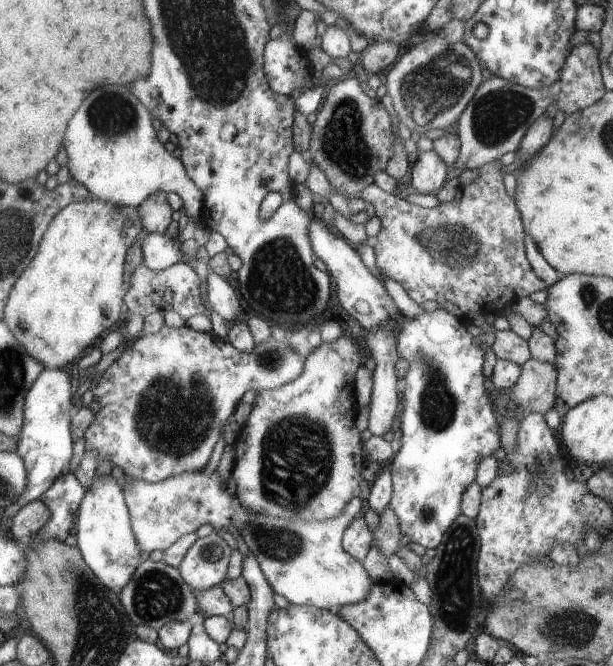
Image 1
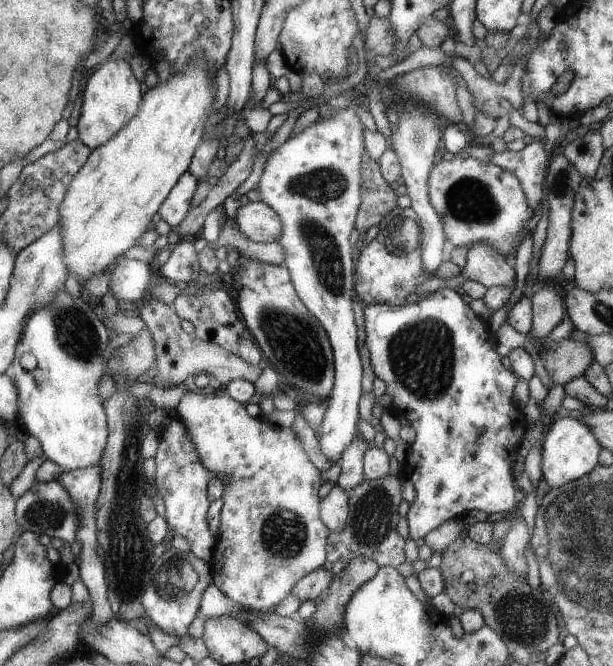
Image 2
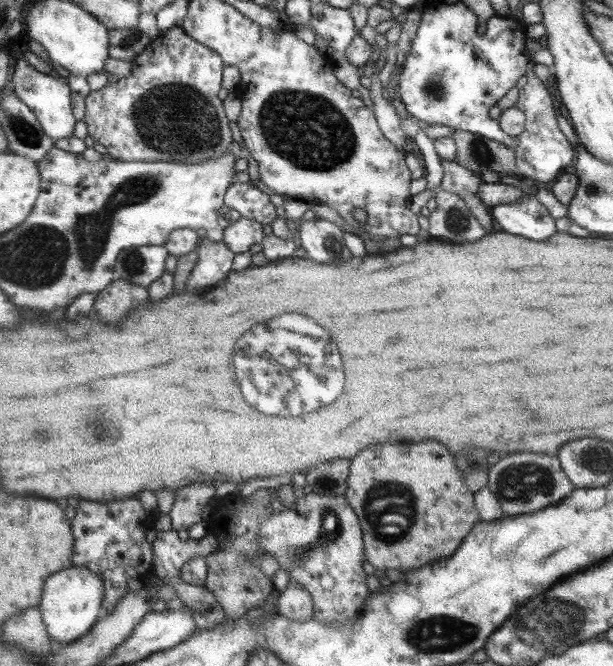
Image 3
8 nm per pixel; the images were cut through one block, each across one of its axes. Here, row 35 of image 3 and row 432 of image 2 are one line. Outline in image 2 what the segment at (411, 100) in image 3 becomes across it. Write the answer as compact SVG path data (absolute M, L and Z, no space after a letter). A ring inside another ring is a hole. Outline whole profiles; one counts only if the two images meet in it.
M439 288L425 295L403 306L371 304L364 308L364 343L371 355L374 376L385 383L385 394L391 398L389 410L405 414L407 425L415 432L414 441L407 445L402 466L404 477L411 480L415 491L404 516L408 537L414 541L422 539L443 521L463 518L475 508L487 514L500 512L506 516L515 512L509 452L513 462L527 424L523 413L515 410L513 404L517 380L501 366L485 322L477 318L451 288Z

